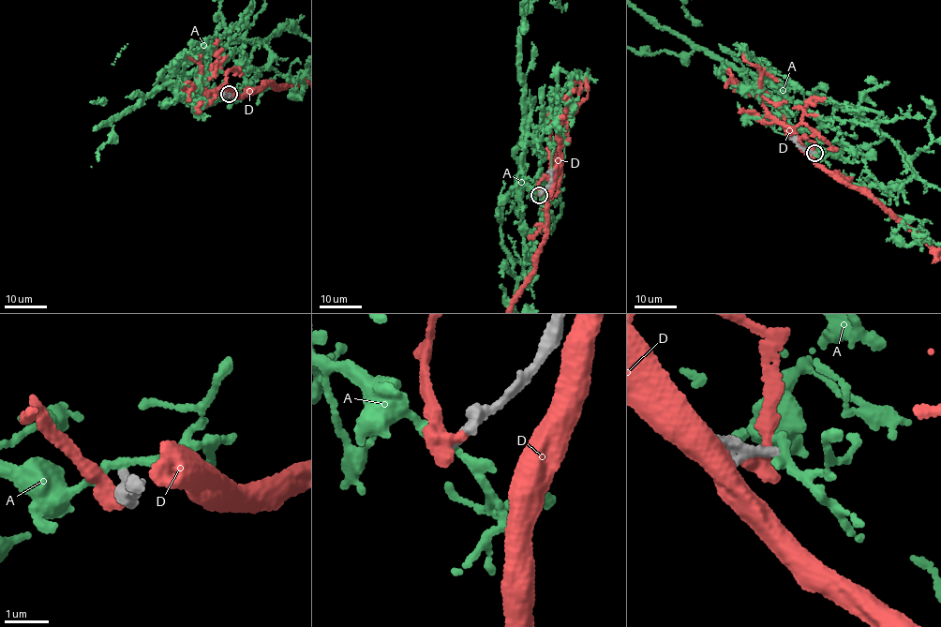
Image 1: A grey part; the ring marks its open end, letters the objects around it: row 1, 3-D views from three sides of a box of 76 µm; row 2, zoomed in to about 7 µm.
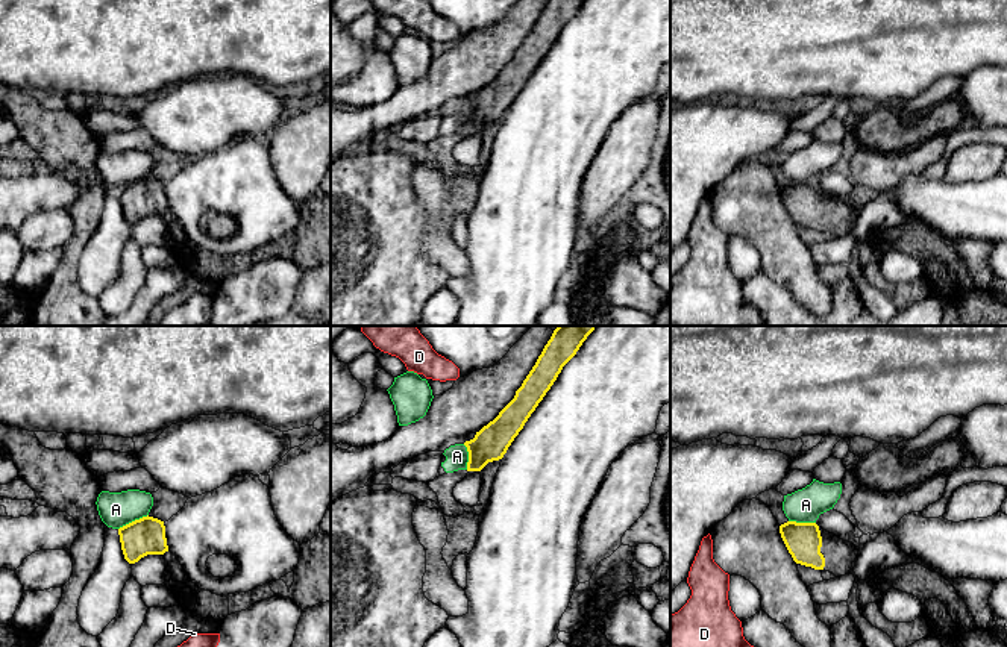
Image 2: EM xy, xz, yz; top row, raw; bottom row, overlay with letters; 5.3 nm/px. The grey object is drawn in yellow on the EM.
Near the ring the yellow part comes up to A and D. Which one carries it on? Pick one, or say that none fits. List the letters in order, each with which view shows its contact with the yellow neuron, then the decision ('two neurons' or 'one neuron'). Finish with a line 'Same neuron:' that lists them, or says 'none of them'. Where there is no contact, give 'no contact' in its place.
A: xy | two neurons
D: no contact | two neurons
Same neuron: none of them

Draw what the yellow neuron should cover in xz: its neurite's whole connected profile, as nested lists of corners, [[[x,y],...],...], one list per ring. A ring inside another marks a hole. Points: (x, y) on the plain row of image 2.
[[[549,0],[535,26],[516,52],[514,59],[499,73],[499,76],[476,92],[475,98],[466,102],[469,112],[467,132],[481,132],[488,123],[499,121],[507,114],[508,108],[523,89],[525,83],[551,50],[563,27],[576,15],[585,0]]]

